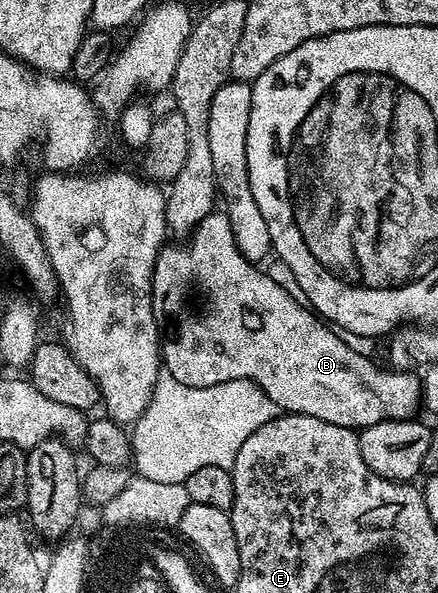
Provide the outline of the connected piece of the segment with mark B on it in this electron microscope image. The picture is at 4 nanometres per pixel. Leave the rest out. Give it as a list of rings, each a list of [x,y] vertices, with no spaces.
[[[213,213],[194,228],[187,236],[188,244],[183,247],[183,242],[172,241],[160,248],[154,271],[152,273],[152,312],[156,318],[156,326],[160,329],[160,357],[162,367],[167,374],[174,377],[182,385],[191,387],[209,387],[218,385],[222,381],[234,381],[235,379],[252,379],[268,394],[270,401],[274,401],[281,412],[294,415],[309,415],[318,417],[322,421],[330,421],[334,425],[342,425],[353,429],[363,429],[370,425],[378,425],[387,419],[410,419],[417,414],[416,410],[422,407],[422,383],[416,379],[411,370],[389,369],[387,366],[379,367],[367,359],[364,351],[350,349],[340,340],[339,334],[325,320],[321,319],[315,311],[307,306],[299,304],[278,281],[268,276],[267,270],[261,269],[257,264],[251,263],[238,249],[234,241],[234,233],[230,229],[230,221],[223,213]]]

